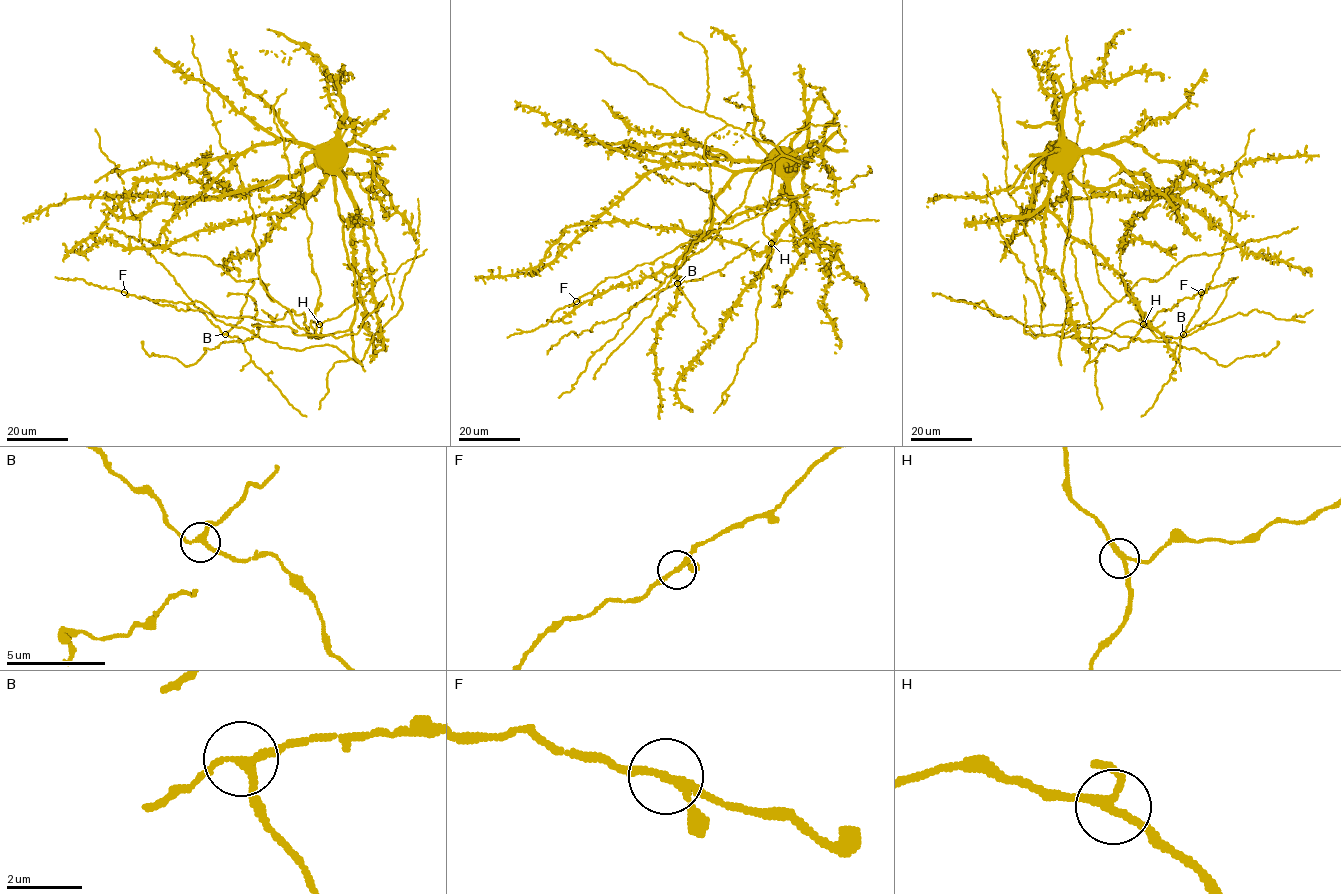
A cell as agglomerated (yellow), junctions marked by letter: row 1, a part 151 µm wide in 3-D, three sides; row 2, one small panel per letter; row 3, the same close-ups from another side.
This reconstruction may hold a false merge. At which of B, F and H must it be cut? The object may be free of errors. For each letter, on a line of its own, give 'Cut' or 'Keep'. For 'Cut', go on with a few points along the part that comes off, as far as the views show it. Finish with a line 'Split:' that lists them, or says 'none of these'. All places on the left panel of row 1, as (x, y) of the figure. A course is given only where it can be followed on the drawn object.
B: Keep
F: Keep
H: Keep
Split: none of these

